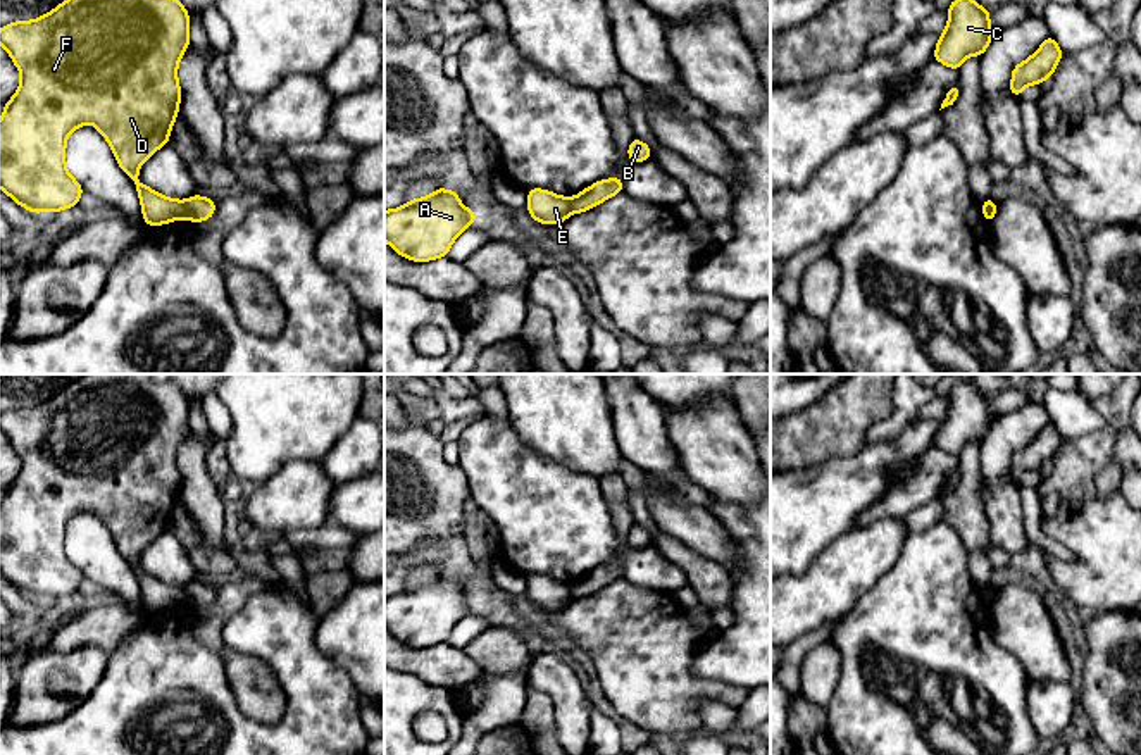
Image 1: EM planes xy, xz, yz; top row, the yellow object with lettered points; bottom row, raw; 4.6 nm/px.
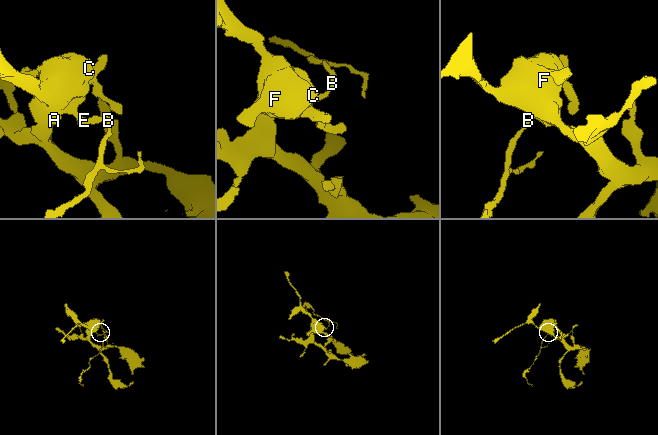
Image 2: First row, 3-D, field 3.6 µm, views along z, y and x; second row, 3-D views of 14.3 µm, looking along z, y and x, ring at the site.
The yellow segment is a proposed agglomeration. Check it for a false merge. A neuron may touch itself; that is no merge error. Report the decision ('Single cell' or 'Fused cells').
Fused cells

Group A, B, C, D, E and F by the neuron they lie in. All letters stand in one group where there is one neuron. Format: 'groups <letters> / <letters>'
groups A C D E F / B

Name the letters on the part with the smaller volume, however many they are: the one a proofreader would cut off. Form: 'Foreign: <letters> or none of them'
Foreign: B

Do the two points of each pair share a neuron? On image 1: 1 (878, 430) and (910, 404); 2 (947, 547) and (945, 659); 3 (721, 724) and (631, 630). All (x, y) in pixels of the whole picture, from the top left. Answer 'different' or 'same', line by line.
1: same
2: same
3: different

